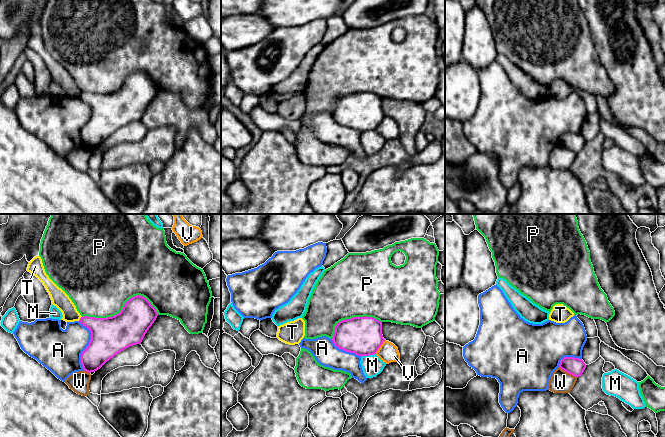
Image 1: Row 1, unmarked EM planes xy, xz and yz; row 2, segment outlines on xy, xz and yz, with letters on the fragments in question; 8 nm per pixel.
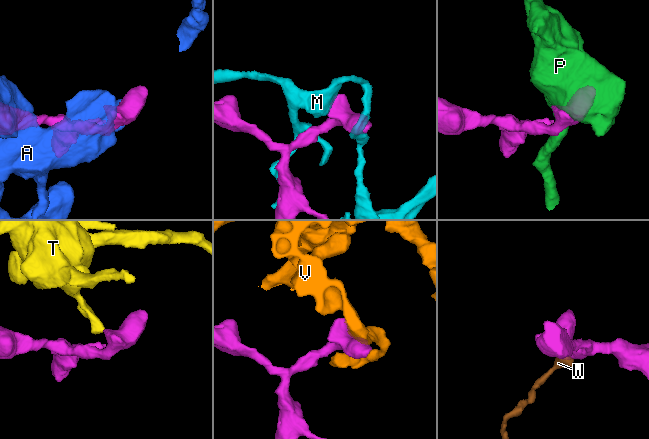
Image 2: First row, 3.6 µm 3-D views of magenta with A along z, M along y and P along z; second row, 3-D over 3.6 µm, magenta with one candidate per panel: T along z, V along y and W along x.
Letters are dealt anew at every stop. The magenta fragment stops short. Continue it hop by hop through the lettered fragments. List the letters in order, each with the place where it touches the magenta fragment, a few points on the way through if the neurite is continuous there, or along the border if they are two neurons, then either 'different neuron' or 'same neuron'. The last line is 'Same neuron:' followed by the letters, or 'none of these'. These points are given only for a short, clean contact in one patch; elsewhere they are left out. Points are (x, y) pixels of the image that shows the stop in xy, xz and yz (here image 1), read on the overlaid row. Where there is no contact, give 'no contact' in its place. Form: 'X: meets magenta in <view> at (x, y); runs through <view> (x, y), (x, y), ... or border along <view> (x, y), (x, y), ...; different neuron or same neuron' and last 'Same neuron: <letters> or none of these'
A: meets magenta in xy at (89, 344); different neuron
M: meets magenta in xz at (368, 355); different neuron
P: meets magenta in xy at (122, 309); different neuron
T: meets magenta in xy at (80, 318); border along xy (81, 316), (78, 320); different neuron
V: meets magenta in xz at (379, 347); different neuron
W: meets magenta in yz at (568, 372); border along yz (559, 366), (577, 377); different neuron
Same neuron: none of these

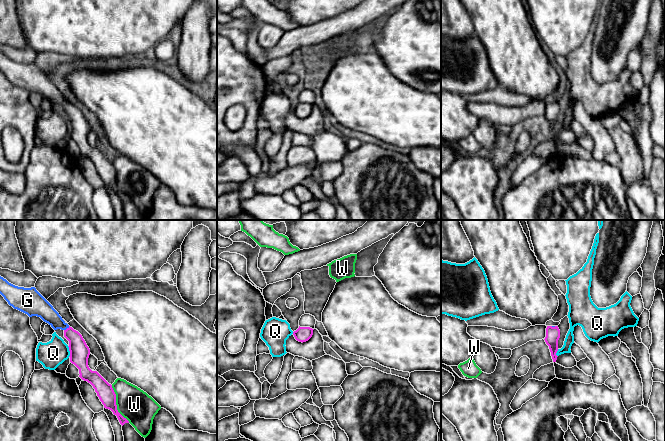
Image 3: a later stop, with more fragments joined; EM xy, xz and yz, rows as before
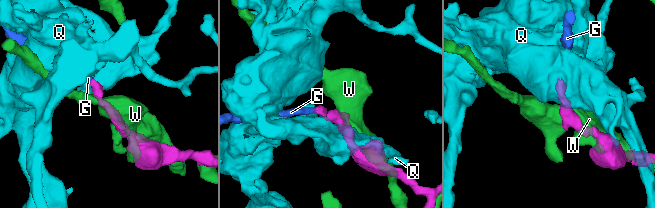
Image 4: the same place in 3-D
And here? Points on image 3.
G: meets magenta in xy at (67, 328); runs through xy (79, 351), (76, 340), (67, 328), (58, 323), (43, 309); same neuron
Q: meets magenta in xy at (69, 350); border along xy (67, 346), (69, 356); different neuron
W: meets magenta in xy at (115, 404); different neuron
Same neuron: G

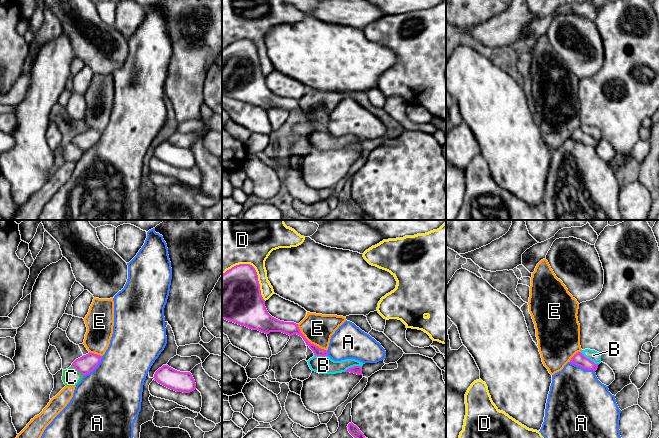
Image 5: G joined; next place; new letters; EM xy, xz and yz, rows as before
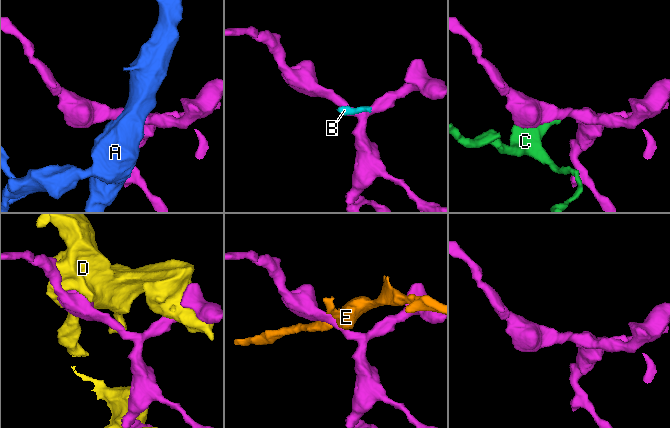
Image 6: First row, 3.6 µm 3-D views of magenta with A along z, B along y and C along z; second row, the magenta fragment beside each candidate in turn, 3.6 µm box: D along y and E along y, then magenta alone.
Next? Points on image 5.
A: meets magenta in yz at (582, 367); different neuron
B: meets magenta in yz at (589, 359); border along yz (580, 352), (598, 364); different neuron
C: meets magenta in xy at (77, 370); different neuron
D: meets magenta in xz at (254, 268); different neuron
E: meets magenta in xz at (308, 341); border along xz (297, 324), (300, 332), (311, 343), (326, 351); different neuron
Same neuron: none of these

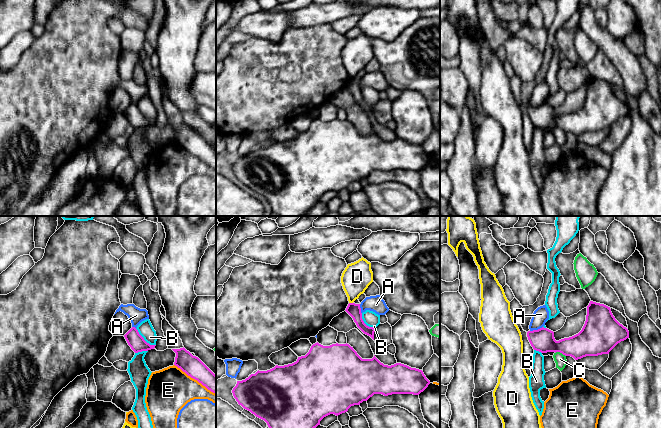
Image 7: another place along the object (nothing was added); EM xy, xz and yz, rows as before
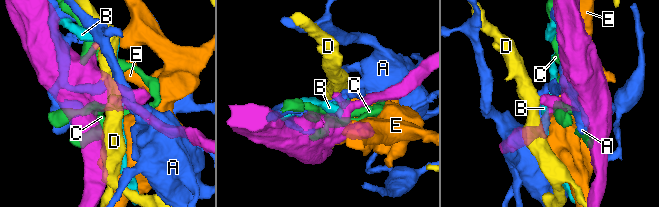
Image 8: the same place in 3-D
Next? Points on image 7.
A: meets magenta in yz at (536, 330); different neuron
B: meets magenta in xy at (143, 339); different neuron
C: meets magenta in yz at (560, 352); different neuron
D: meets magenta in xz at (351, 303); different neuron
E: meets magenta in xy at (195, 379); different neuron
Same neuron: none of these

